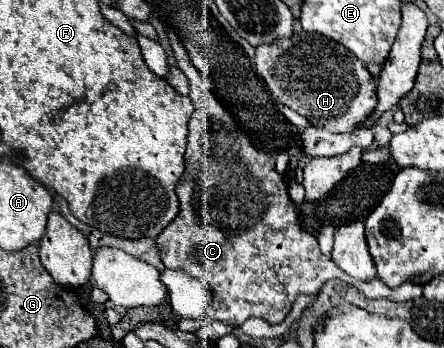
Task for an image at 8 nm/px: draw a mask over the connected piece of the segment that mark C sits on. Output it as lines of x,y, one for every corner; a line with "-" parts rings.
166,26
166,32
176,64
188,78
188,96
194,104
194,114
188,124
186,172
176,184
180,212
156,236
156,246
166,268
182,270
208,284
212,304
208,306
206,318
226,324
262,318
274,326
288,316
298,294
318,294
328,280
348,282
368,298
420,298
420,284
408,282
398,288
388,288
380,278
360,282
336,268
320,252
318,240
302,230
298,222
296,206
288,196
284,178
276,172
274,156
254,148
250,138
216,100
208,82
196,72
174,30

